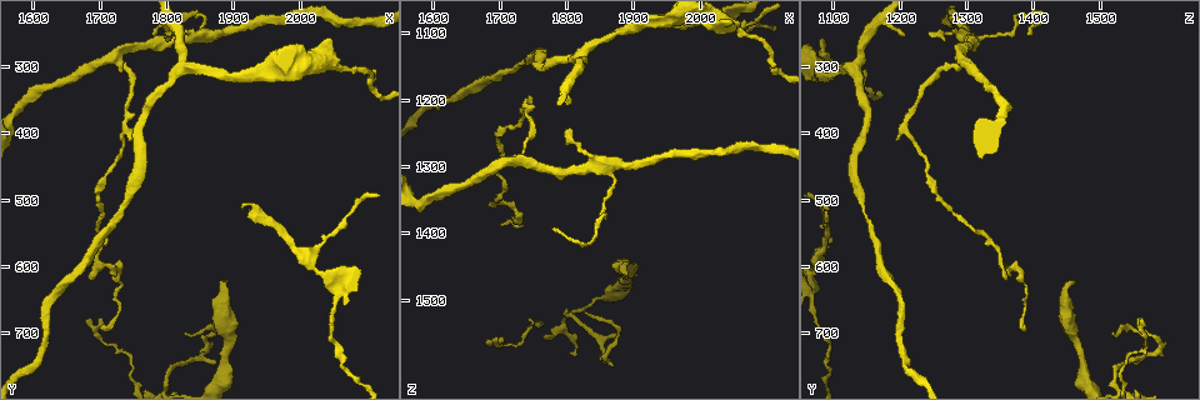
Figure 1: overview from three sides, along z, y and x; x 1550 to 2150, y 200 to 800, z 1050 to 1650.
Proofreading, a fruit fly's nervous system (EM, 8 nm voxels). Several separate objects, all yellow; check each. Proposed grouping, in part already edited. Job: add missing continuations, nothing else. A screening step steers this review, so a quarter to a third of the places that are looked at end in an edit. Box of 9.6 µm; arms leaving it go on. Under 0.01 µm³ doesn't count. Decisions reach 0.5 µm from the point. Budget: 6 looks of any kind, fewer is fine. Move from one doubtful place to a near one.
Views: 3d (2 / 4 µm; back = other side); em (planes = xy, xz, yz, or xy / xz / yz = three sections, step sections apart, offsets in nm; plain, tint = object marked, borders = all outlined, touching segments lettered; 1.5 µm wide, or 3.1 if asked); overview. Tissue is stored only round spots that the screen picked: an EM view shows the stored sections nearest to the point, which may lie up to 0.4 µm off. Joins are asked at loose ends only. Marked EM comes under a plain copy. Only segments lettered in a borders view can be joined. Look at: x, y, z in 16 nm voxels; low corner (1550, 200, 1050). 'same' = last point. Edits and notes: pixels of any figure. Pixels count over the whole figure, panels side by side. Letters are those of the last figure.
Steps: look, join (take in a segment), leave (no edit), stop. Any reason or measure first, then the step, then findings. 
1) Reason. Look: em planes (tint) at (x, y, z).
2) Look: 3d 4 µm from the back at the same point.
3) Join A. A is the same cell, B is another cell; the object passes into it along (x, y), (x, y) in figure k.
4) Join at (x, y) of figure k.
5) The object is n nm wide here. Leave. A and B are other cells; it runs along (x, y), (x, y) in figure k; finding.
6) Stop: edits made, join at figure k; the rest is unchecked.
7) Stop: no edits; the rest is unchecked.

Look: 3d 2 µm at (1800, 250, 1205).

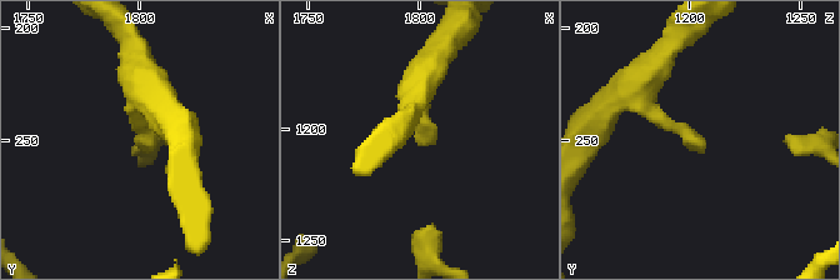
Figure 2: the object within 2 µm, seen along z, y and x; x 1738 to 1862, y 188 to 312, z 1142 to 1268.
Look: em yz step 8 (borders) at (1801, 252, 1208).

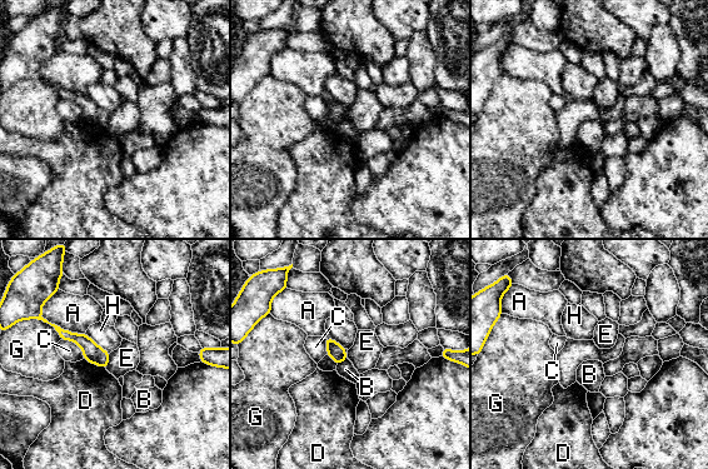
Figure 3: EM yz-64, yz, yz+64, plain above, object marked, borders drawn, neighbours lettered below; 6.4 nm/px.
Look: em planes (borders) at the same point.

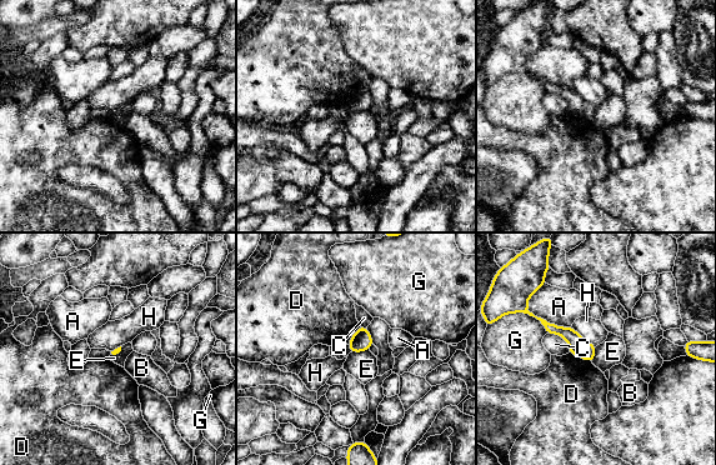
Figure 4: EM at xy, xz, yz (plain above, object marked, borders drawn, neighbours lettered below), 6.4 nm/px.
Leave. A, B, C, D, E, G and H are other cells; a border runs along (369, 349), (351, 353) in figure 4; no lettered segment goes on from it.

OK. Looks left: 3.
An open end. Look: 3d 4 µm at (1700, 695, 1385).

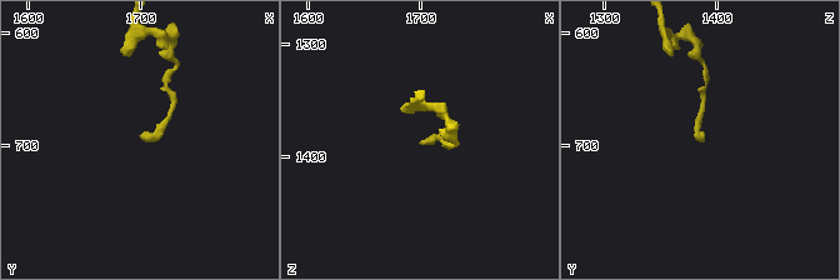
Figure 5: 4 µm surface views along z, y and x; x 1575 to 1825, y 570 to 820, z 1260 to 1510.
Need the tissue. Look: em yz step 4 (borders) at (1702, 692, 1386).

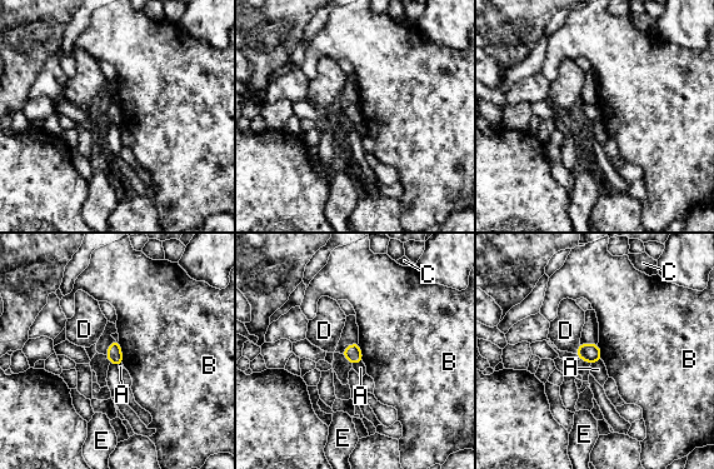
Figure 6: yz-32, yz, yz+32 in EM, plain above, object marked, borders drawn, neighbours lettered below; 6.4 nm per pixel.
Cut it another way. Look: em planes (borders) at the same point.

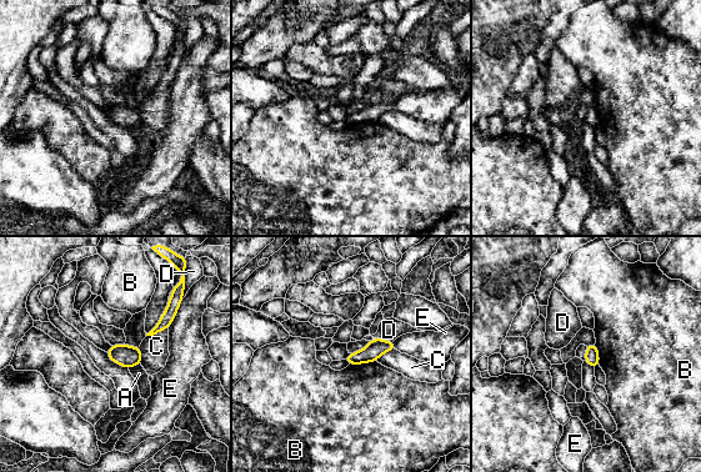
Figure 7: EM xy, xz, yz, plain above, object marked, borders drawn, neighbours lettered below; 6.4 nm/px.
Leave. A, B, C, D and E are other cells; a border runs along (376, 360), (349, 365) in figure 7; no lettered segment goes on from it.

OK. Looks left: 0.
Stop: no edits; the rest is unchecked.

